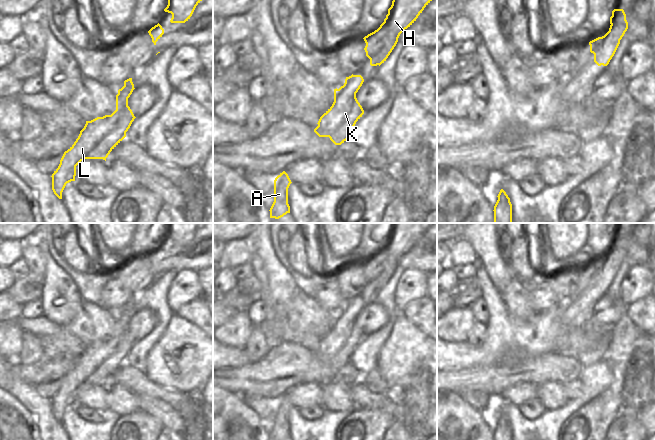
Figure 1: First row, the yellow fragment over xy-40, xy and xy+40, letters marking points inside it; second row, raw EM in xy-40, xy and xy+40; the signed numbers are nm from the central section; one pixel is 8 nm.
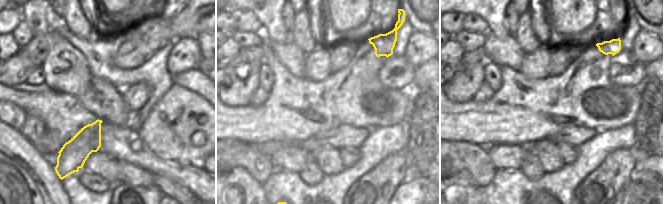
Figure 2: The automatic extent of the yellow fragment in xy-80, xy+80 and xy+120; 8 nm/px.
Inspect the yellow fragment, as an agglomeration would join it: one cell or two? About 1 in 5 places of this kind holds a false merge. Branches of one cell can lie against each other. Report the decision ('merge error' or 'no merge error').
no merge error

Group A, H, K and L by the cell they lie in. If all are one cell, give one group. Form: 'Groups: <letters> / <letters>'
Groups: A H K L

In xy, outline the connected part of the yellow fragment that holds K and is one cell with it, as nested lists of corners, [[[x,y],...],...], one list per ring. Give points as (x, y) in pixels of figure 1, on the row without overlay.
[[[361,299],[346,301],[339,313],[334,313],[332,330],[320,341],[314,356],[319,361],[329,361],[335,369],[341,369],[349,361],[364,334],[356,322],[356,317],[364,306]]]

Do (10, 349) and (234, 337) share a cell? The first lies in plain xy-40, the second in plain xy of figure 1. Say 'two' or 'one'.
one

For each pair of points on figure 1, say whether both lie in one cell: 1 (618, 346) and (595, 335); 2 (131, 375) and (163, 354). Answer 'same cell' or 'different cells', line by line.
1: different cells
2: different cells

